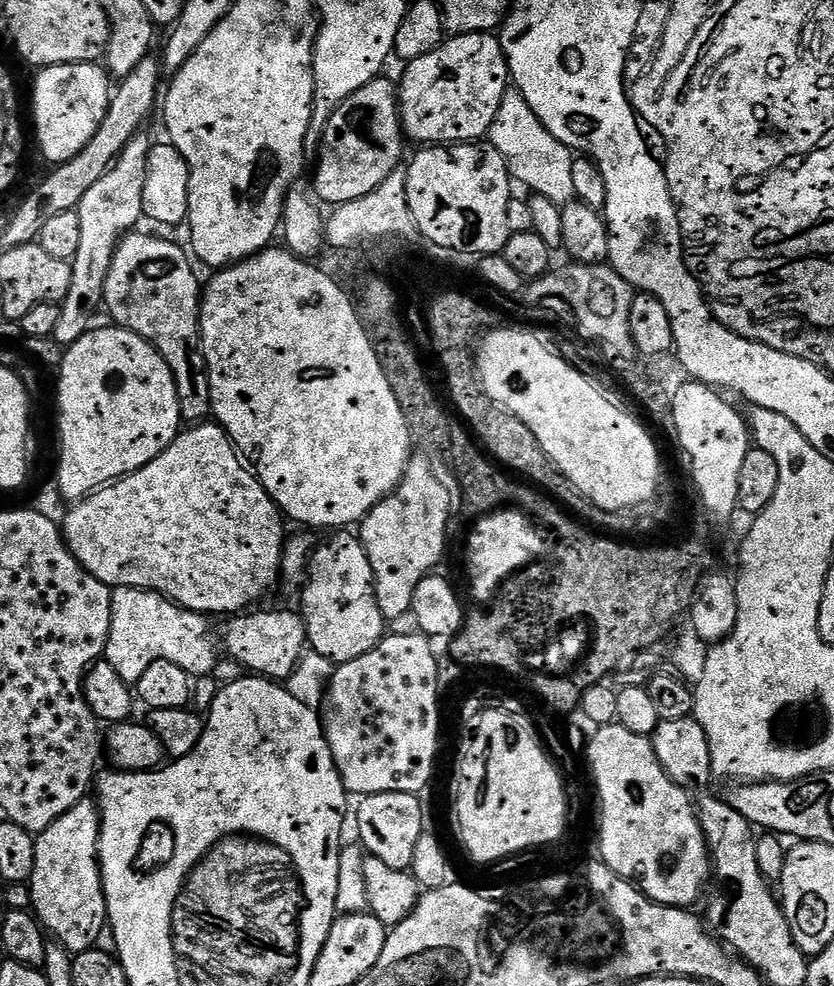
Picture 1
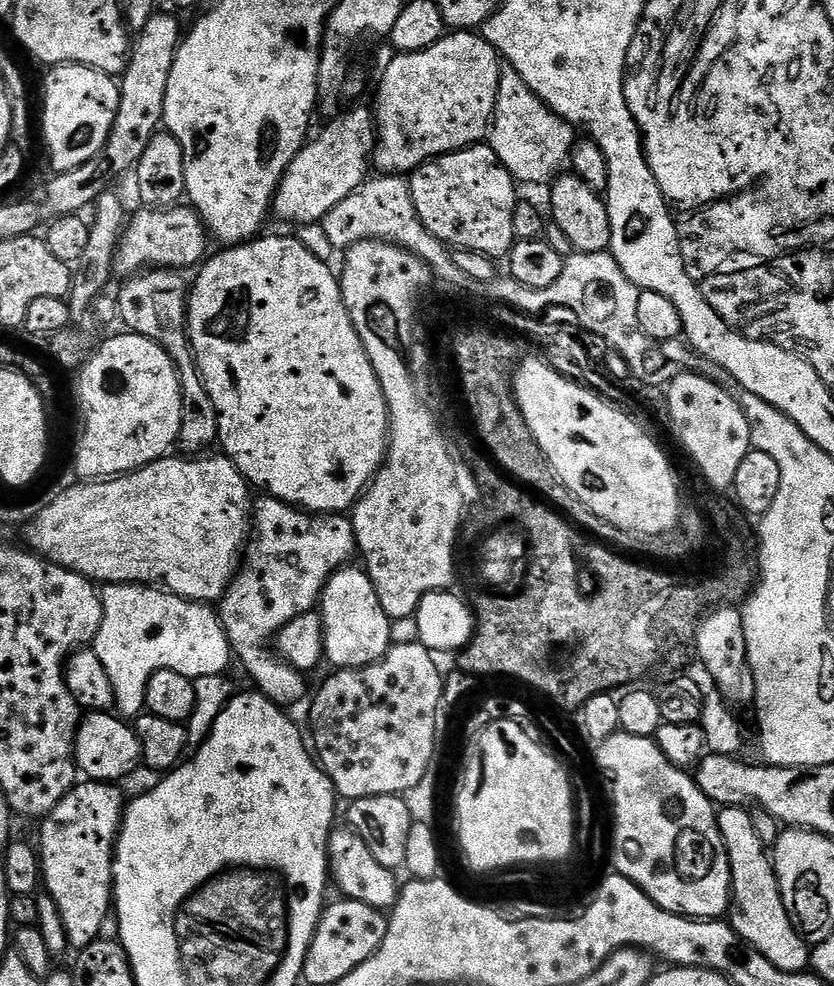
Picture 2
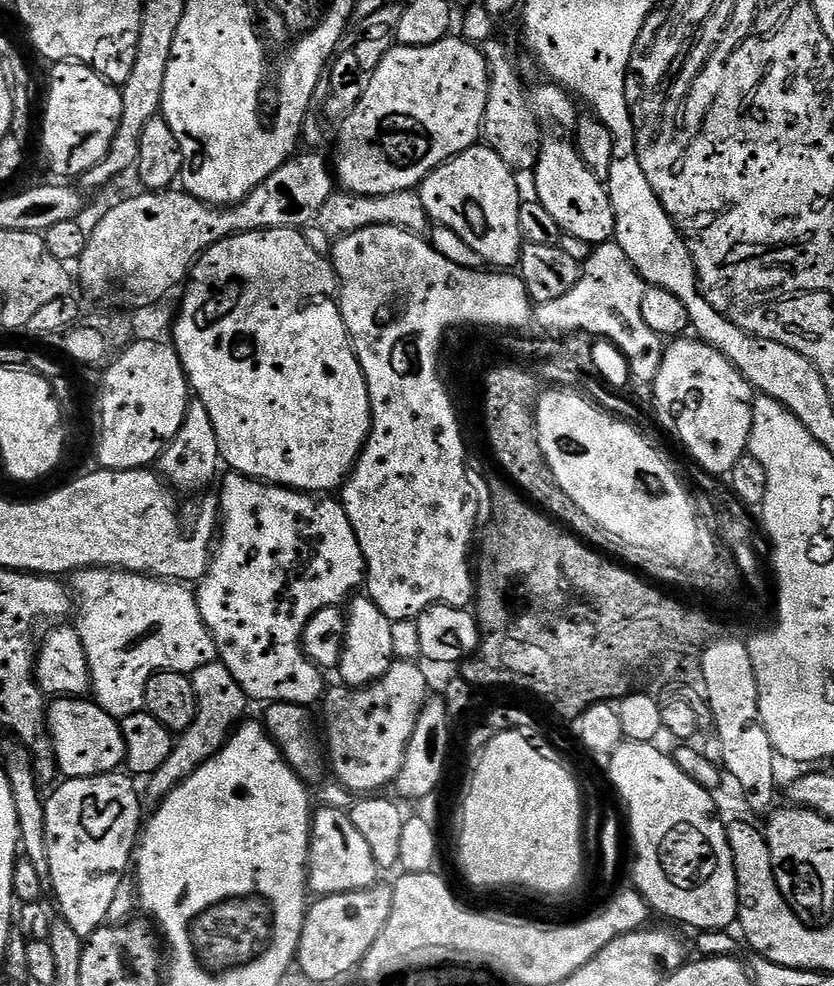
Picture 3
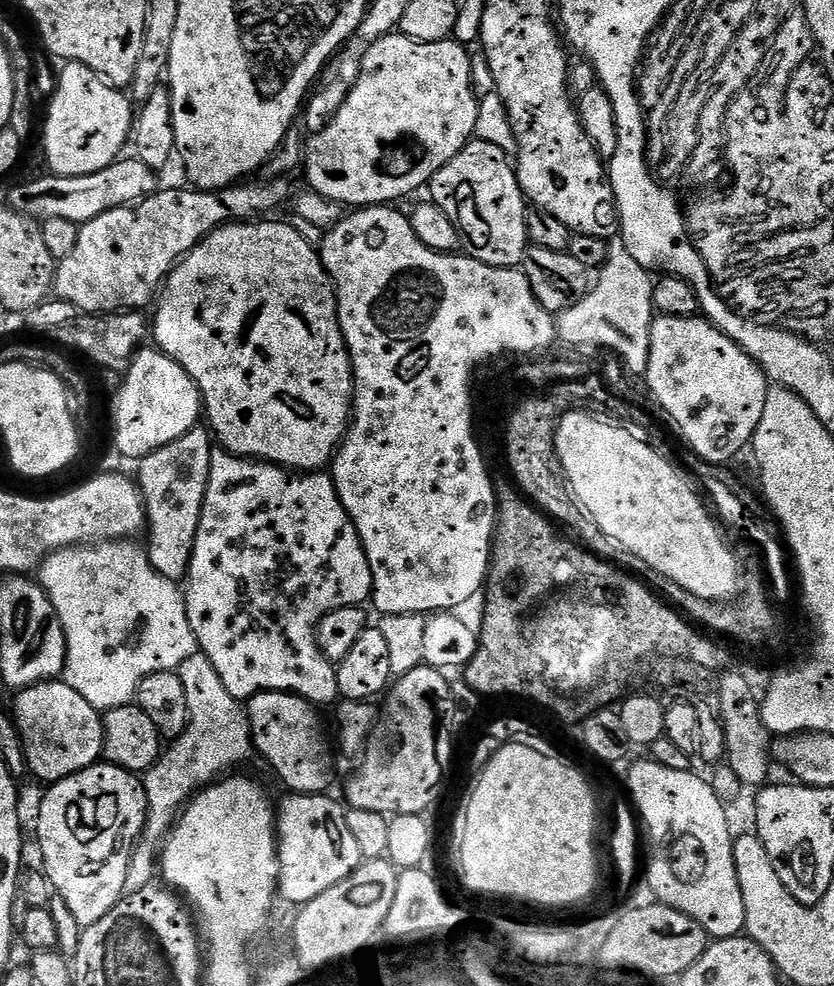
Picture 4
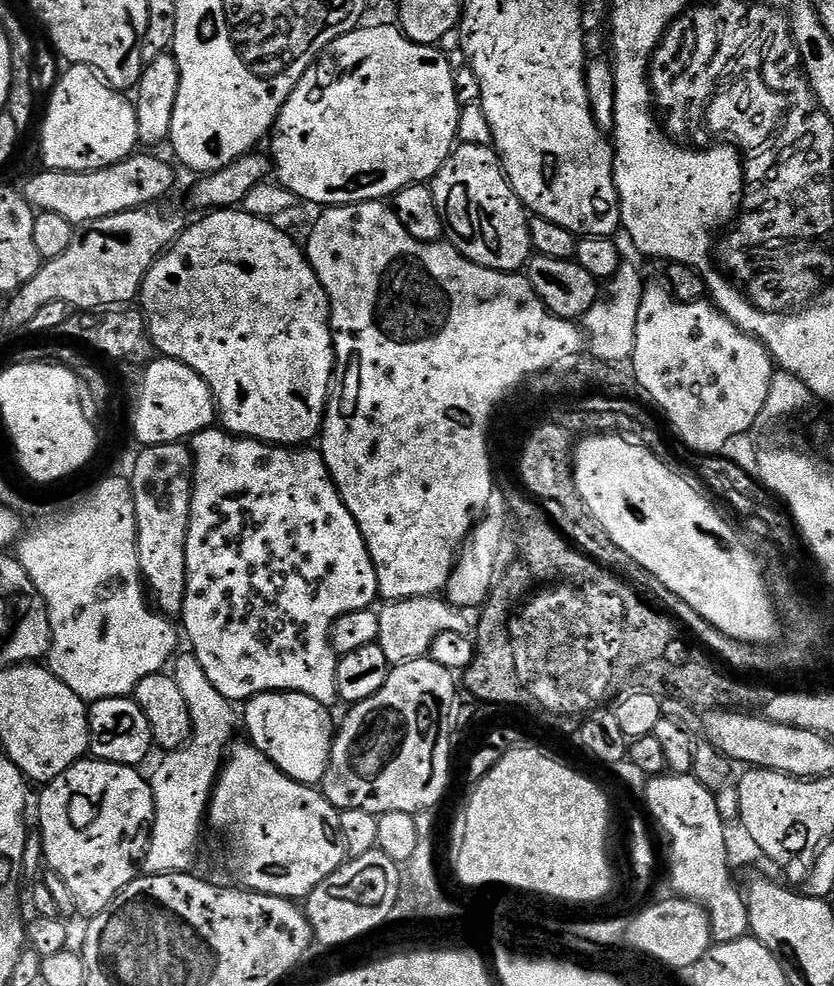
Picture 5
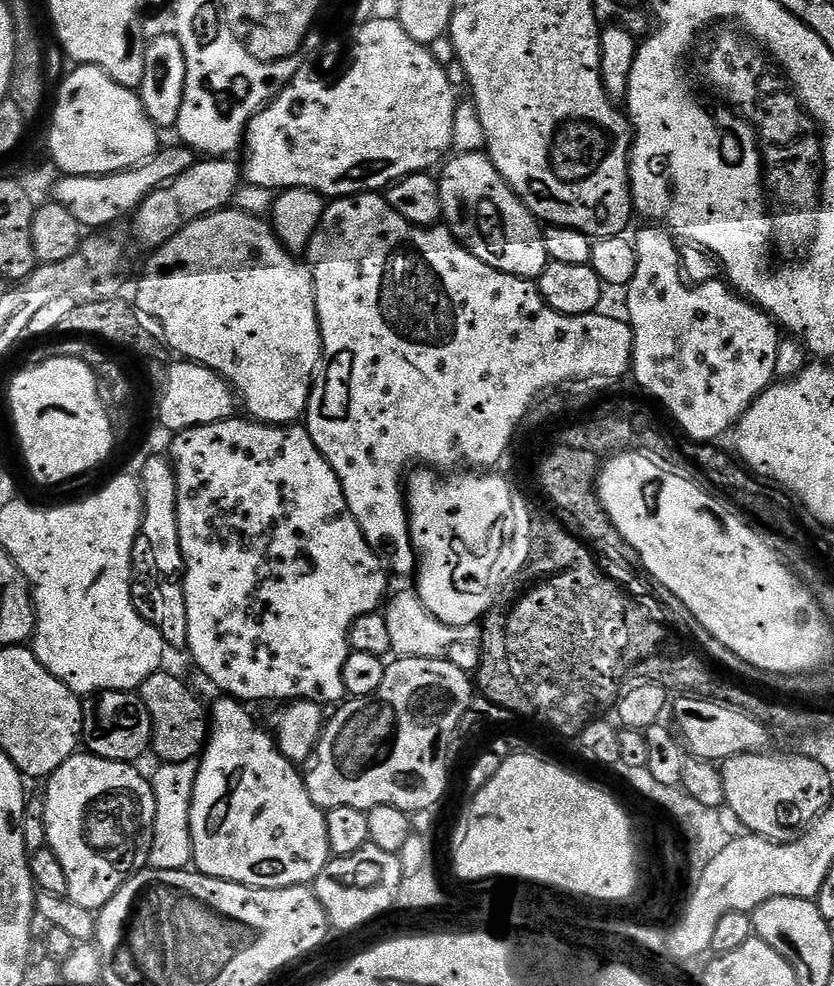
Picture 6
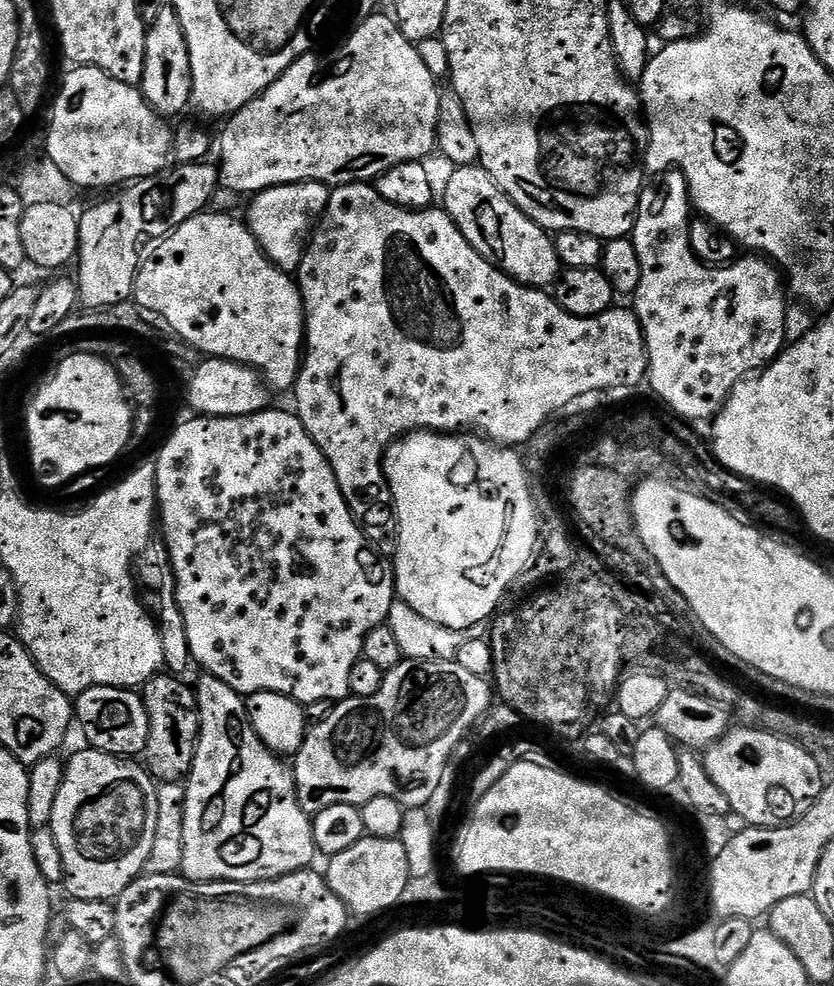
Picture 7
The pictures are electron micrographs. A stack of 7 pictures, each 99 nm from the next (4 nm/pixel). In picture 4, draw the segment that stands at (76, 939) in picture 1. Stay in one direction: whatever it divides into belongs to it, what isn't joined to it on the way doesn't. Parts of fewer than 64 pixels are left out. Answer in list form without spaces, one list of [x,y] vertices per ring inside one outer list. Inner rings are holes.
[[[107,762],[91,764],[86,770],[51,785],[47,791],[44,801],[40,804],[40,813],[36,816],[36,840],[40,843],[40,856],[44,859],[42,871],[52,884],[52,891],[58,897],[58,900],[61,900],[68,907],[68,912],[72,915],[71,919],[79,924],[81,929],[86,929],[94,926],[94,922],[106,918],[106,914],[110,914],[110,910],[119,902],[120,897],[125,895],[126,866],[130,866],[132,850],[136,847],[136,841],[140,839],[140,833],[144,830],[146,814],[148,813],[148,799],[144,793],[144,786],[139,775],[127,772],[126,769]]]

